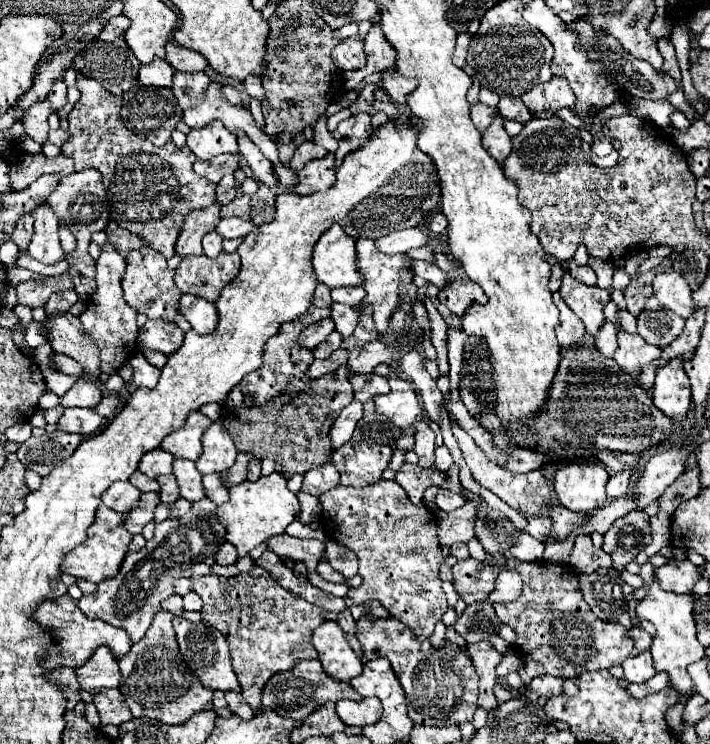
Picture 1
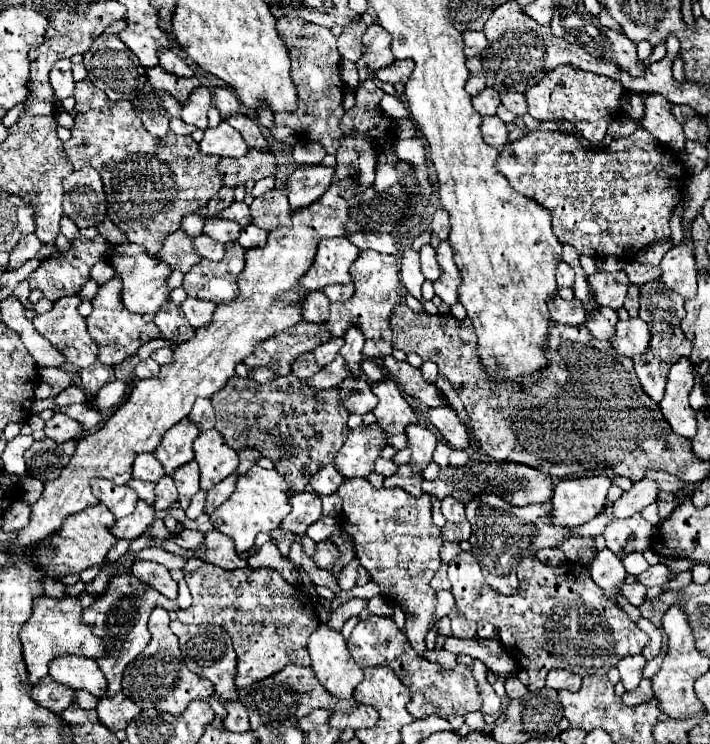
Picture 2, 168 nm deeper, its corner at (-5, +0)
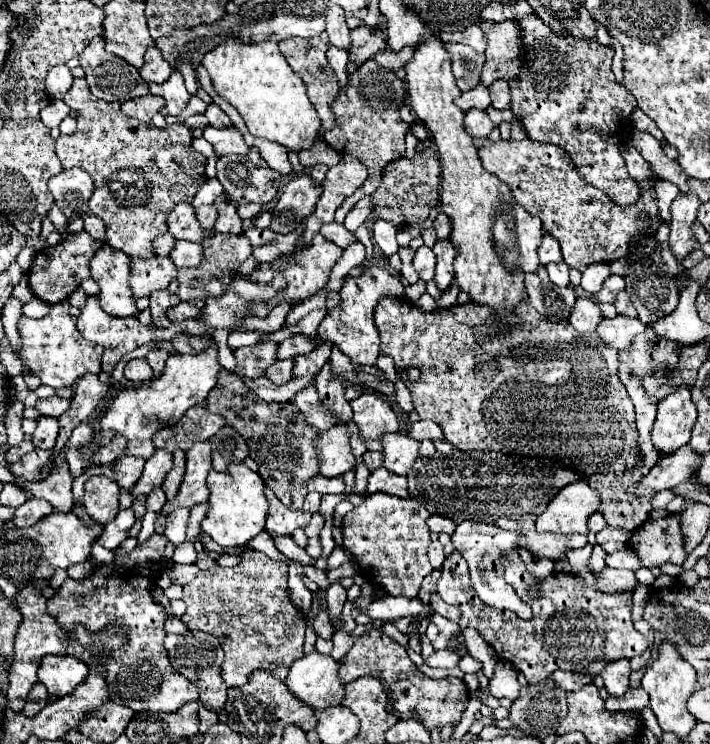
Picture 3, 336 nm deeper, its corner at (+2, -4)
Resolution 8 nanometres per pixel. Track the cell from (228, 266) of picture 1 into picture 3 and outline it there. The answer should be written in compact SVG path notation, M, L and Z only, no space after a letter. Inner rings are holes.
M213 234L213 238L207 238L201 242L203 247L203 260L197 268L181 268L177 274L179 280L179 298L181 300L207 300L207 298L217 298L225 292L225 288L231 282L233 270L251 256L251 244L247 236L229 236L229 234Z

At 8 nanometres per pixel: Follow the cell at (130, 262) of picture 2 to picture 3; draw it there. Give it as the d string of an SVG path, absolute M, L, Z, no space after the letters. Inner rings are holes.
M105 244L91 260L91 278L99 284L99 304L109 316L135 316L135 300L129 288L129 256Z

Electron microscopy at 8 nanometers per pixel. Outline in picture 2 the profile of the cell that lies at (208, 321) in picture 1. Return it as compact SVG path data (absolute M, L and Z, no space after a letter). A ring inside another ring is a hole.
M186 298L182 302L182 310L186 314L186 320L190 322L190 326L194 328L202 328L208 326L208 322L212 320L216 304L208 302L208 300L196 300L196 298Z

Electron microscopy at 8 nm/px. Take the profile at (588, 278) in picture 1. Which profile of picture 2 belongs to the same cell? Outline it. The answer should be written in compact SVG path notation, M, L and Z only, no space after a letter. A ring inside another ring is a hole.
M618 270L618 272L594 272L590 276L590 286L592 294L596 296L598 306L610 306L610 308L622 308L626 290L630 286L628 276Z

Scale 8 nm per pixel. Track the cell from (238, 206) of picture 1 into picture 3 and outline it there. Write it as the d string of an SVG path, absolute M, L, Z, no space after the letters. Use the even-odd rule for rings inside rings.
M225 206L219 210L219 216L217 216L217 222L215 222L215 232L221 232L221 234L241 234L241 224L243 220L239 218L235 206Z

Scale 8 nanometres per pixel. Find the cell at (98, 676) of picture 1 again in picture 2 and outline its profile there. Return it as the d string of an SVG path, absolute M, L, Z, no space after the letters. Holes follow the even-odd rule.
M74 654L60 656L50 662L50 676L70 688L88 690L96 698L102 698L108 692L108 680L104 678L94 658L84 658Z

